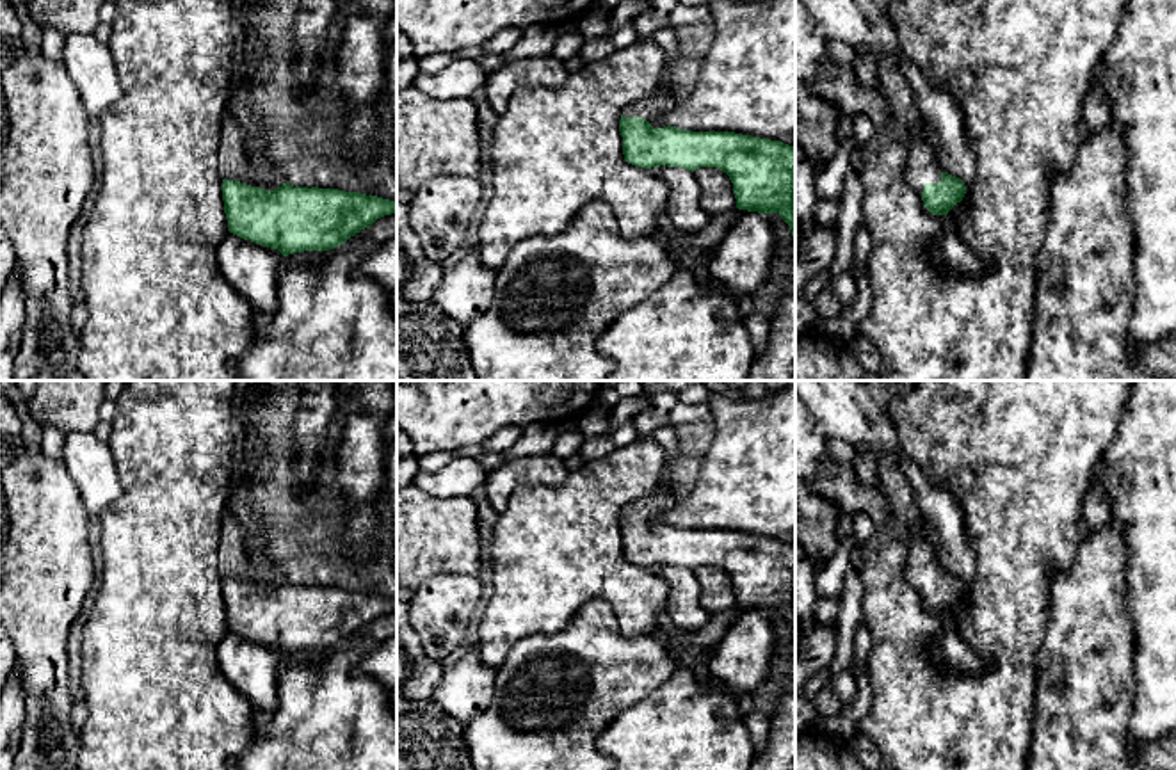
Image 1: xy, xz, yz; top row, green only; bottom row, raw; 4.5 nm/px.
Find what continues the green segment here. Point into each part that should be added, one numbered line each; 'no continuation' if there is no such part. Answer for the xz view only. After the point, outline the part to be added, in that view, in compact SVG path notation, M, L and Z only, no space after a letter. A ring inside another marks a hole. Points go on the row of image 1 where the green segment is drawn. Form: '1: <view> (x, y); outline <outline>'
1: xz (653, 105); outline M658 92L658 94L649 94L635 103L630 103L624 107L623 116L626 117L642 117L649 123L653 123L656 117L662 114L669 112L671 108L676 107L676 100L673 92Z

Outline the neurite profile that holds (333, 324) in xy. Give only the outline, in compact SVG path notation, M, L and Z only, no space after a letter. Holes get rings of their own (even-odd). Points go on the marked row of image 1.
M350 237L345 244L329 249L320 270L301 265L285 269L278 279L279 306L270 317L258 322L258 340L246 354L237 381L397 381L397 315L388 292L370 276L361 276L356 267L372 254L384 238Z

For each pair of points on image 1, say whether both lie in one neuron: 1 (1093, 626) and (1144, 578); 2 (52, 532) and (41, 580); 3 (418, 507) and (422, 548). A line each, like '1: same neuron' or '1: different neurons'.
1: different neurons
2: same neuron
3: same neuron

